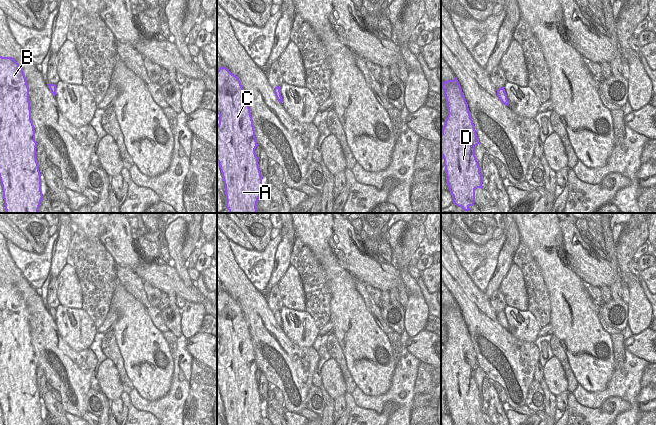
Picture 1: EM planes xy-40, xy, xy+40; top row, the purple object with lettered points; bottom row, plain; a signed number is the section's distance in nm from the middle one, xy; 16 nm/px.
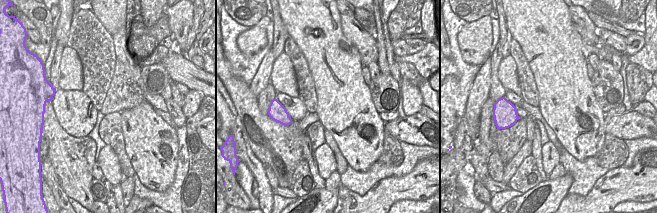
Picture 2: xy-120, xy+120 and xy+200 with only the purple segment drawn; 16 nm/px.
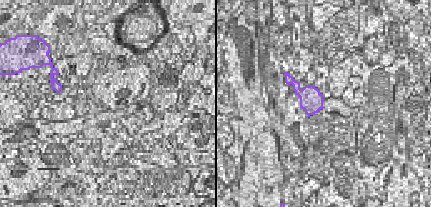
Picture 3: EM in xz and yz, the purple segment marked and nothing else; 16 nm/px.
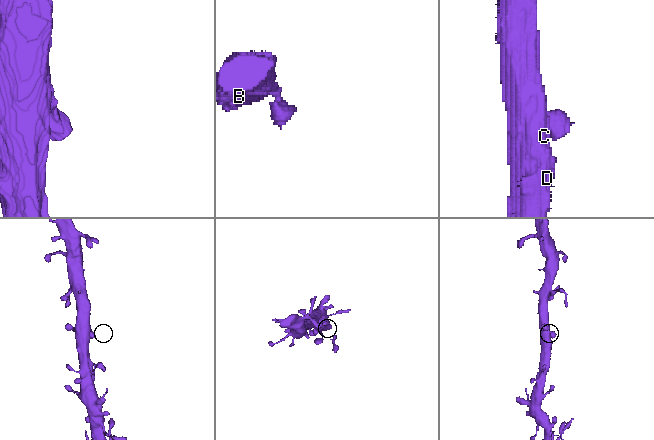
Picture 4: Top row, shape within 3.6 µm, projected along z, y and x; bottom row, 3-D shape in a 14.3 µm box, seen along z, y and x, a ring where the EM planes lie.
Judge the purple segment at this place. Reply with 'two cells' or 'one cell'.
one cell

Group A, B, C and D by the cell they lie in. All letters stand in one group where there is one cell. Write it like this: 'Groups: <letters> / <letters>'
Groups: A B C D.

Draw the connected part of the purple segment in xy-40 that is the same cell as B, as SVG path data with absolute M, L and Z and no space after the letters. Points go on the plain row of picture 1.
M0 280L0 406L4 425L42 425L37 368L23 293L14 282Z

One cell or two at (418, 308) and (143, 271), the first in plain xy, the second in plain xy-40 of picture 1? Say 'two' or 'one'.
two

